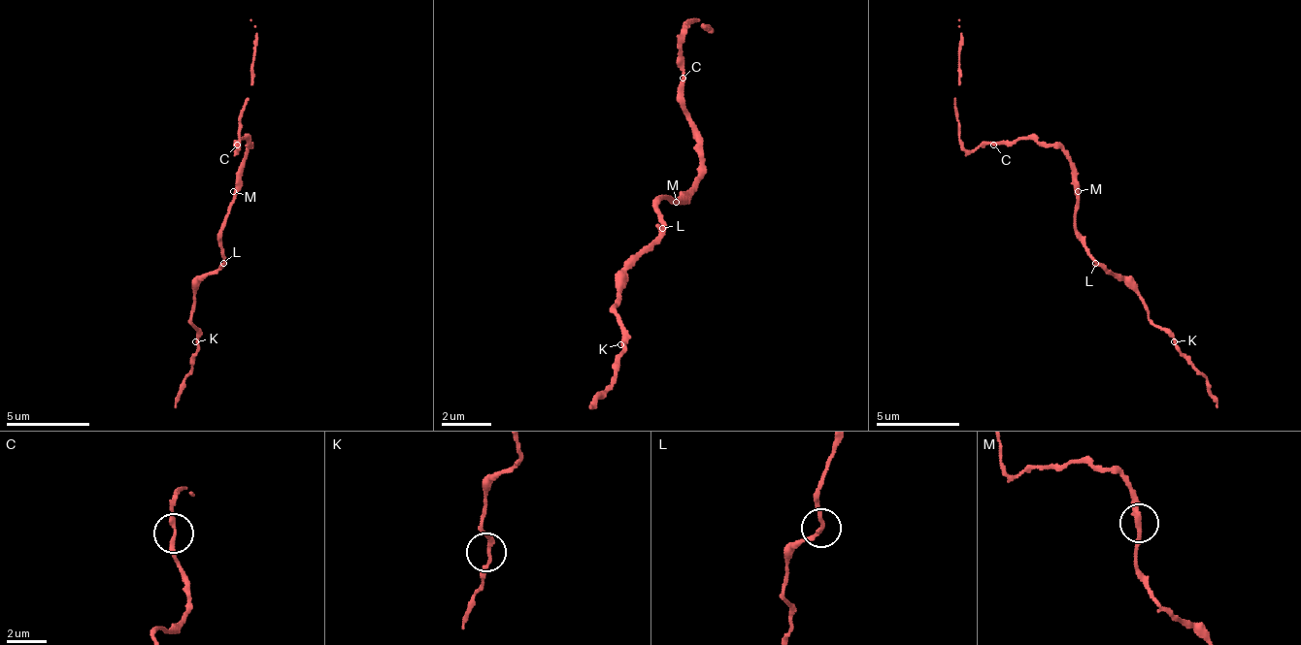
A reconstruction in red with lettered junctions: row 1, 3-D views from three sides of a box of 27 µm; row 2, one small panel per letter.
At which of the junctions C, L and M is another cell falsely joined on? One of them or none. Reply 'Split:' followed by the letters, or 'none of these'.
Split: none of these

